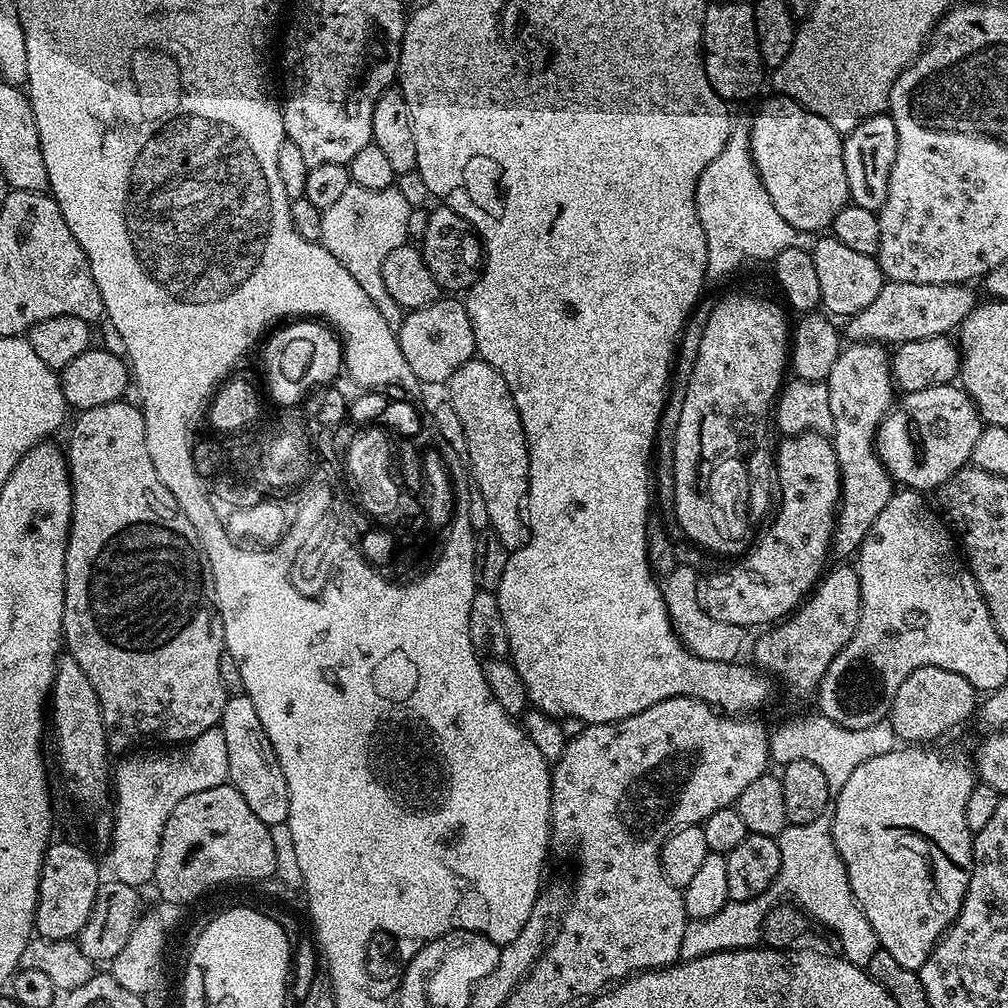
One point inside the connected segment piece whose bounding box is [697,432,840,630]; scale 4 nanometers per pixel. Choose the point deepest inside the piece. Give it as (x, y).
(784, 567)

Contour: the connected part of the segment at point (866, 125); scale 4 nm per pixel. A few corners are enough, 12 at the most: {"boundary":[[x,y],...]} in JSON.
{"boundary":[[887,114],[843,137],[851,203],[879,213],[898,134]]}

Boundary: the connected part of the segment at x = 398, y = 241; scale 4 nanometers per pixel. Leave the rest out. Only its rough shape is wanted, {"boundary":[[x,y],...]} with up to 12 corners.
{"boundary":[[349,186],[323,209],[319,243],[399,329],[382,282],[409,243],[412,205],[395,186]]}

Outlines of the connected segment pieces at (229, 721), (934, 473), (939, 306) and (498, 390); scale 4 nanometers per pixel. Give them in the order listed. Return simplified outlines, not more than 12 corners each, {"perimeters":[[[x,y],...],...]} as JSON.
{"perimeters":[[[246,695],[219,725],[228,783],[263,824],[287,824],[286,774]],[[955,383],[897,399],[876,453],[897,485],[939,489],[982,427]],[[888,280],[847,317],[852,342],[955,333],[976,309],[968,284]],[[485,360],[446,382],[488,528],[524,545],[528,443]]]}

